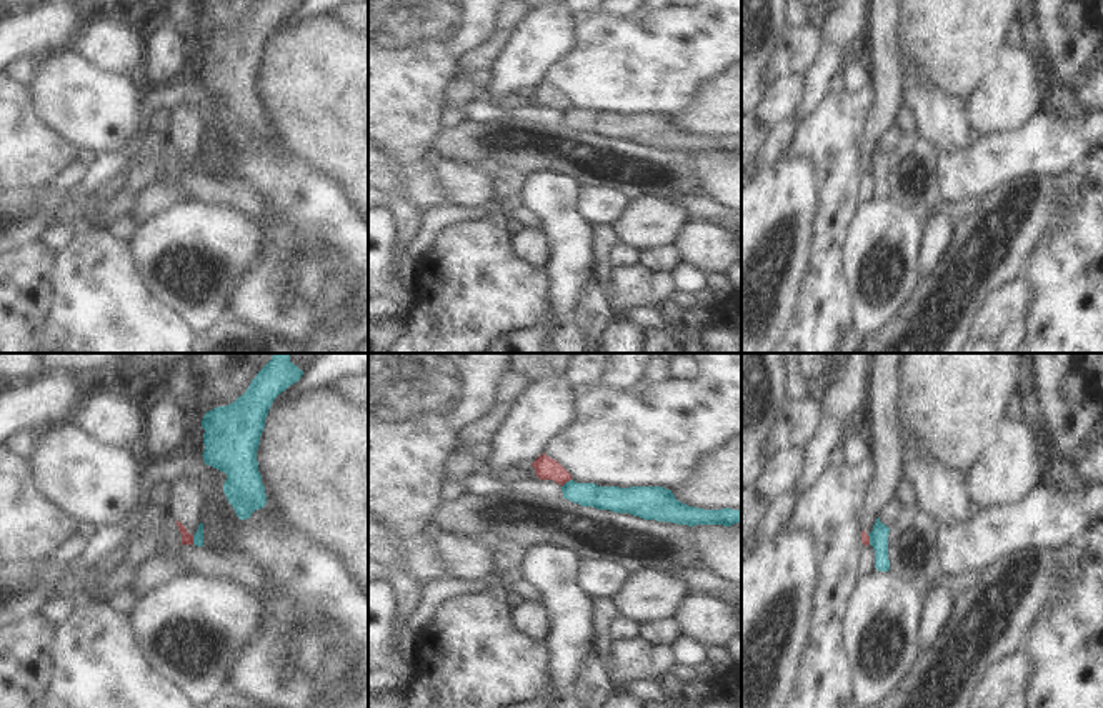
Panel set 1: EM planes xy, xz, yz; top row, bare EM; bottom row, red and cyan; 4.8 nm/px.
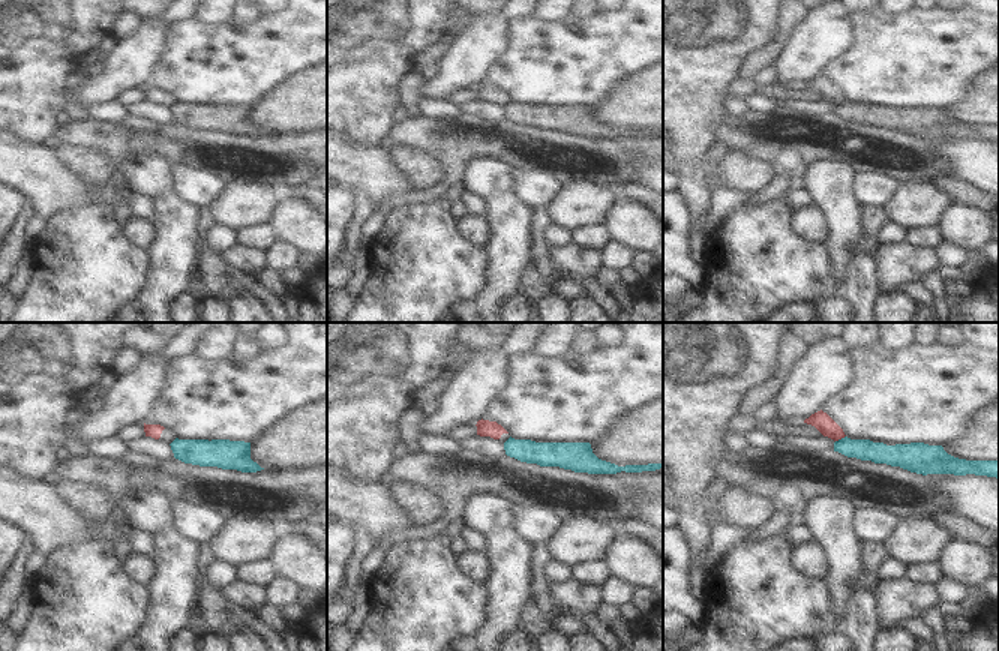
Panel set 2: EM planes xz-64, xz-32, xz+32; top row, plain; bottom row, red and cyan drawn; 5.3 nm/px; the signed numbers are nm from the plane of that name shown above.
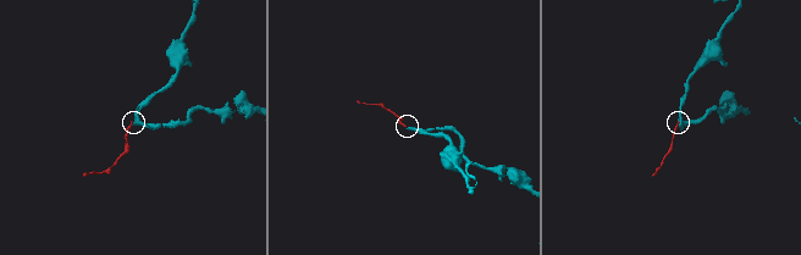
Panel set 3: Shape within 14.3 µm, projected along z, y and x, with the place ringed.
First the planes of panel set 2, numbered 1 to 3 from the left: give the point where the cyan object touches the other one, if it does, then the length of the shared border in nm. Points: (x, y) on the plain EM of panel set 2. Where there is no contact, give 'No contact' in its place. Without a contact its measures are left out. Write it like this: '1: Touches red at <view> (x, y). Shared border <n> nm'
1: No contact
2: No contact
3: Touches red at xz+32 (840, 102). Shared border 70 nm

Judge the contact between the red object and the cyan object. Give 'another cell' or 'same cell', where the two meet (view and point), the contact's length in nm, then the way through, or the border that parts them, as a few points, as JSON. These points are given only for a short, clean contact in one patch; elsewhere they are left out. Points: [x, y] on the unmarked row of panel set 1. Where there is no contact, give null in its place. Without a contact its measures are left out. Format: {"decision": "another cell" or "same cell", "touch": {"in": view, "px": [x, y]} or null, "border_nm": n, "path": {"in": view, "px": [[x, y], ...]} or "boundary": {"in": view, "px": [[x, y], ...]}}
{"decision": "another cell", "touch": {"in": "xy", "px": [192, 167]}, "border_nm": 50, "boundary": {"in": "xy", "px": [[192, 162], [194, 170]]}}

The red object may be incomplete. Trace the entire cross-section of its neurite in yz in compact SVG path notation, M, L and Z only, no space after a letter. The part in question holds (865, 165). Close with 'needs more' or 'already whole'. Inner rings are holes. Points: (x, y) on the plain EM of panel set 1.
M871 0L866 57L871 67L875 100L865 120L861 170L870 172L870 160L878 140L896 123L905 105L905 80L898 50L901 20L900 0Z | needs more

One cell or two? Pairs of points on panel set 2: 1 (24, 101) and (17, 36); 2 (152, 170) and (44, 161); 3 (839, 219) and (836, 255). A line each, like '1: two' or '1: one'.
1: one
2: two
3: one

